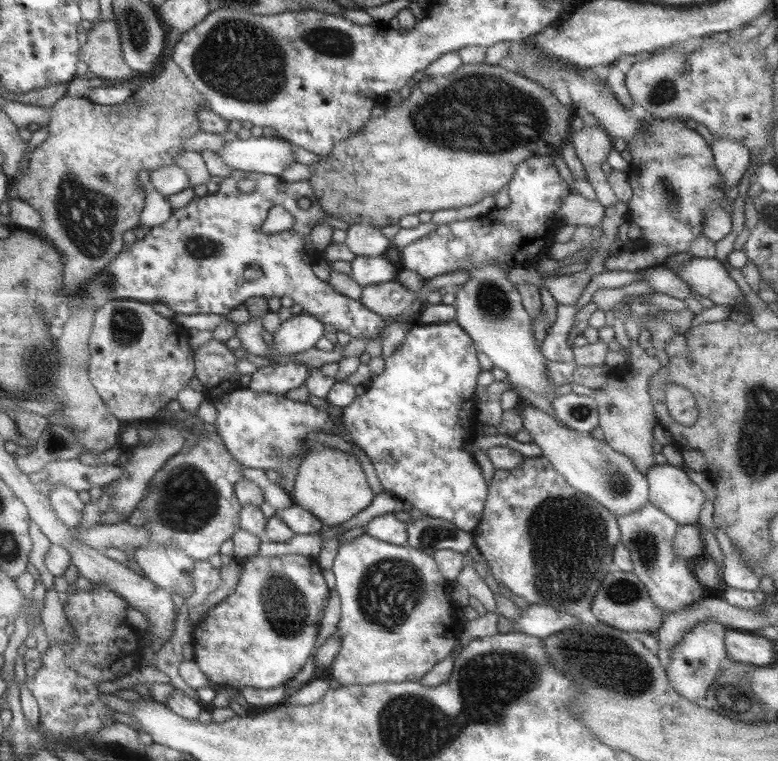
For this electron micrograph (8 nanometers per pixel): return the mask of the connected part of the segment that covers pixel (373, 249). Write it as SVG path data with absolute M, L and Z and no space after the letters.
M353 224L347 227L345 241L342 242L355 255L372 256L384 254L392 245L379 230L371 224Z

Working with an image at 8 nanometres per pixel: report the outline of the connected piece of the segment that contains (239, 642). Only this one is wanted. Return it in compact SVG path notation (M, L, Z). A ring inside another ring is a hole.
M255 554L250 557L245 557L245 563L241 565L241 575L239 575L239 579L237 579L237 585L235 585L233 592L223 601L220 601L216 606L208 610L207 617L199 620L199 622L192 627L190 638L190 644L194 654L192 661L197 664L199 670L211 680L211 682L214 682L220 688L227 686L231 689L238 690L249 686L251 688L269 689L284 685L301 670L301 667L305 664L305 660L309 658L309 654L314 650L313 646L318 634L319 622L321 622L321 618L326 609L328 595L329 590L324 580L322 570L319 568L315 558L297 554L285 554L280 557L265 557Z

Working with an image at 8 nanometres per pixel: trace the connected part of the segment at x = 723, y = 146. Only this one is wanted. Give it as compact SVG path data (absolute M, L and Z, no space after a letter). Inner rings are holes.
M712 136L710 149L715 162L715 168L721 176L721 182L729 190L731 186L738 184L743 172L749 164L749 149L741 145L741 141L723 139L723 137Z

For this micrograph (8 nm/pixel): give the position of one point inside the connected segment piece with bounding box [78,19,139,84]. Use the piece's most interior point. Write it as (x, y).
(101, 53)

